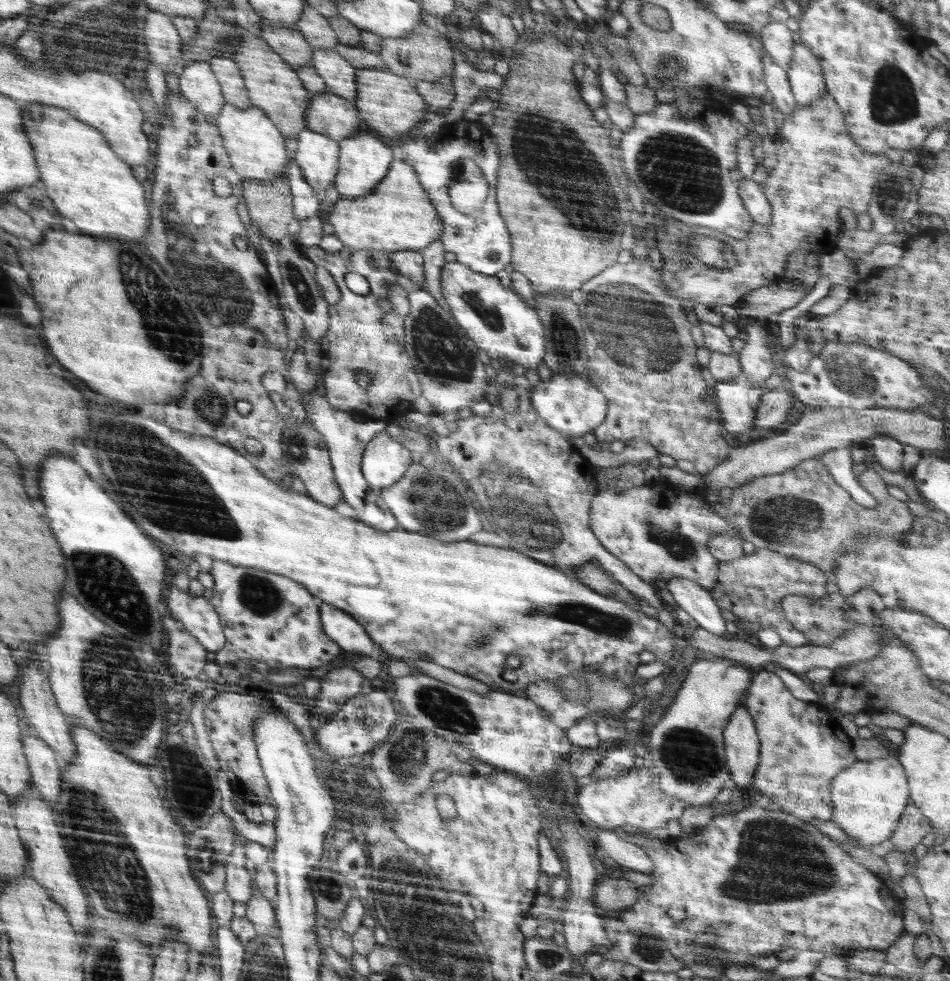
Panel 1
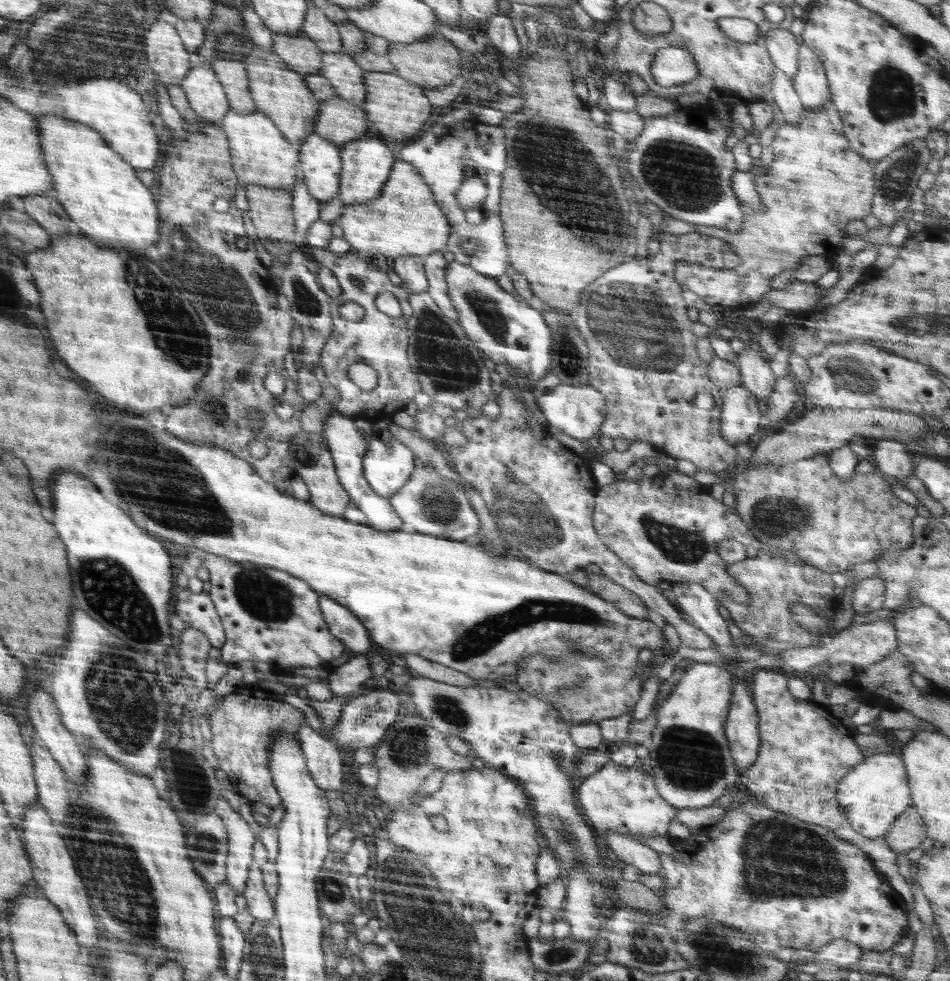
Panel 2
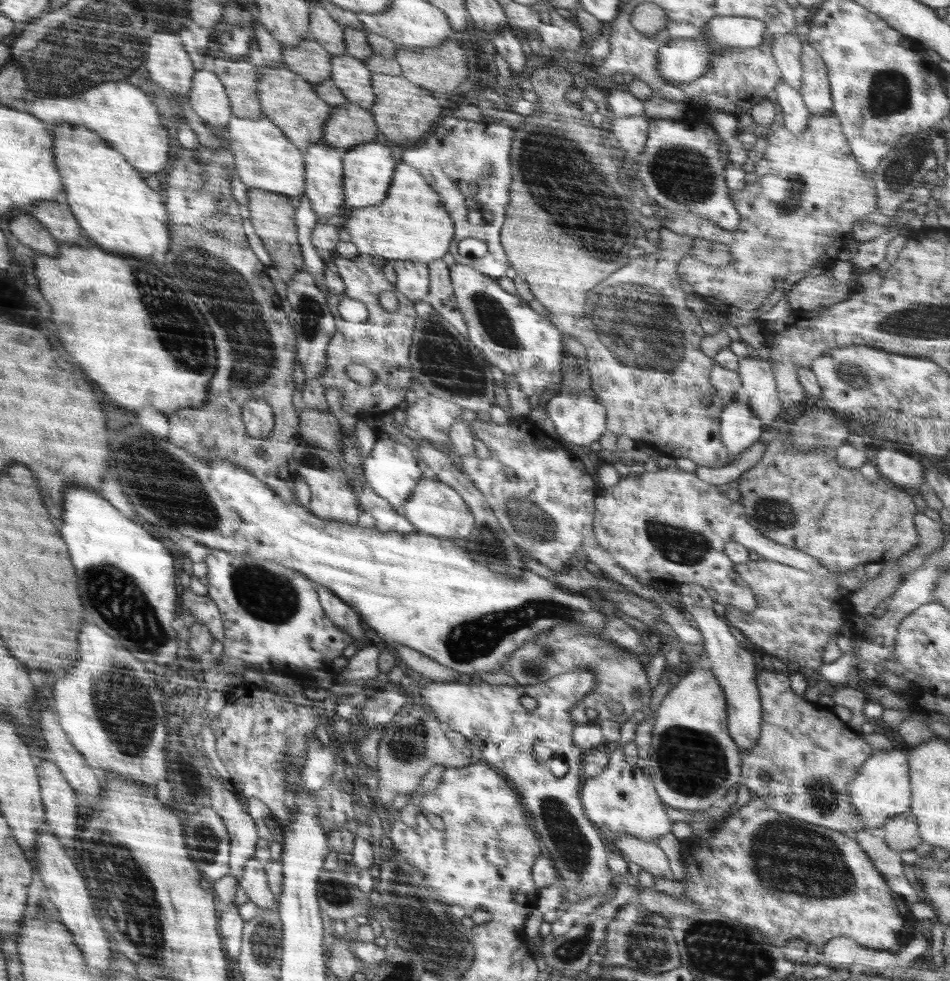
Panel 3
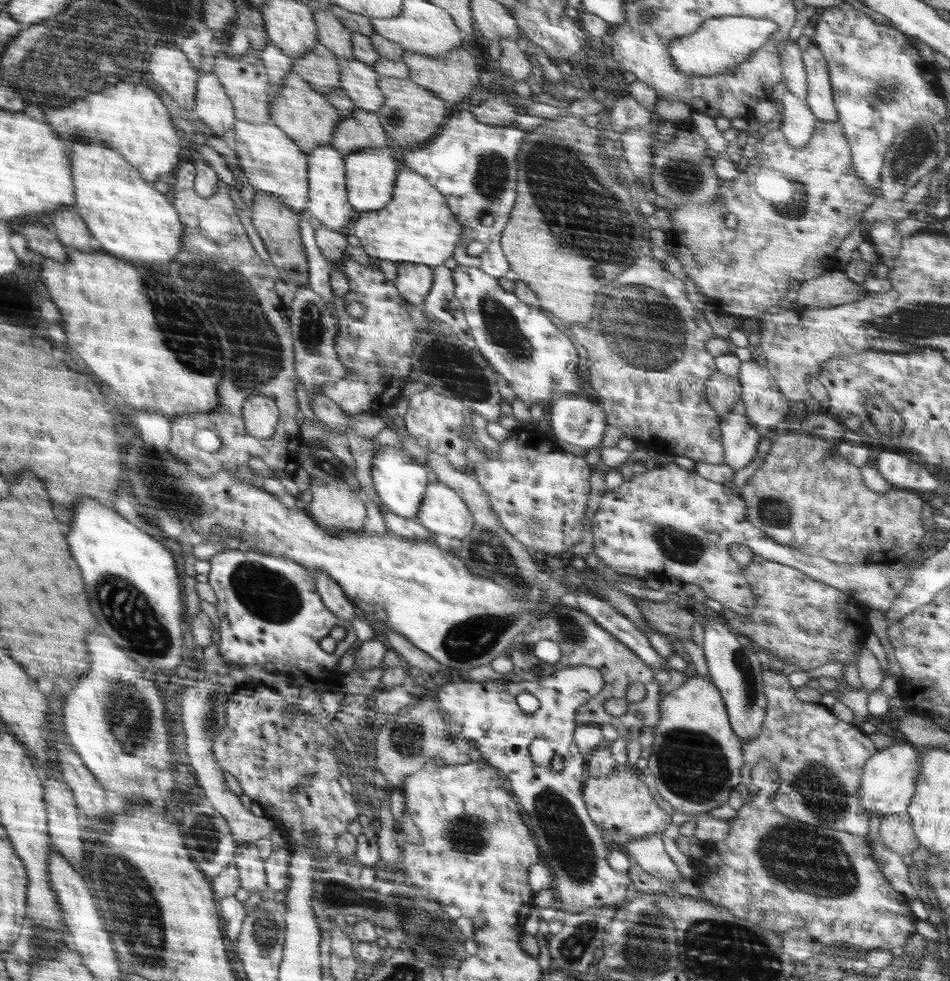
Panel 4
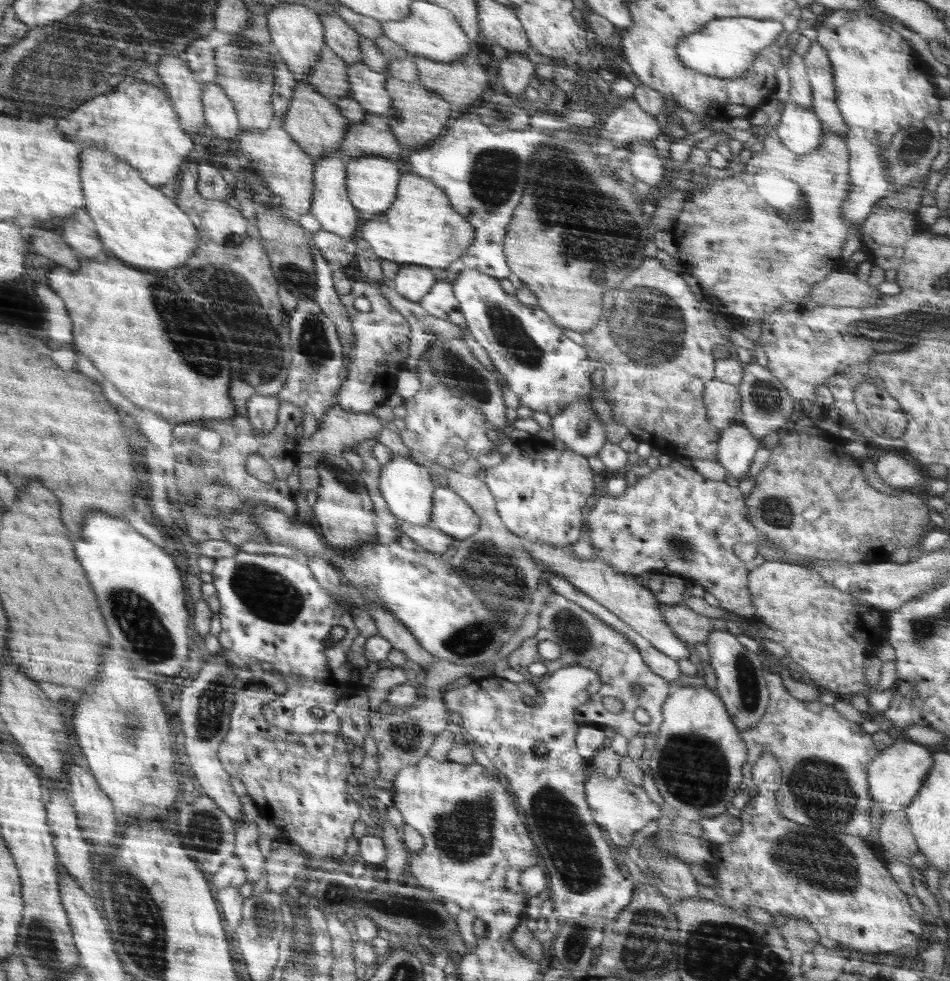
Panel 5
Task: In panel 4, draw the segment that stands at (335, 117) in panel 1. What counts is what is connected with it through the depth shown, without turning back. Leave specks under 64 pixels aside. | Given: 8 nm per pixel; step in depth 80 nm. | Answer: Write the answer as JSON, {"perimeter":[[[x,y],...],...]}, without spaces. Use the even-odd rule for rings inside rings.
{"perimeter":[[[356,107],[348,116],[343,116],[338,124],[335,124],[330,145],[344,156],[348,156],[354,151],[365,148],[392,150],[395,143],[387,137],[375,112]]]}

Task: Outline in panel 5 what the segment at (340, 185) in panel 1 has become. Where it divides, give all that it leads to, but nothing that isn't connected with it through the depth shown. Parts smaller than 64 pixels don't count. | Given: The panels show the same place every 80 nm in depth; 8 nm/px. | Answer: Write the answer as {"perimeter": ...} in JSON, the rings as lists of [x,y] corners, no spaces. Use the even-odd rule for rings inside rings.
{"perimeter":[[[363,156],[346,159],[345,167],[348,196],[350,202],[358,210],[362,221],[373,219],[392,207],[392,203],[396,200],[397,186],[404,166],[396,160],[383,156]]]}

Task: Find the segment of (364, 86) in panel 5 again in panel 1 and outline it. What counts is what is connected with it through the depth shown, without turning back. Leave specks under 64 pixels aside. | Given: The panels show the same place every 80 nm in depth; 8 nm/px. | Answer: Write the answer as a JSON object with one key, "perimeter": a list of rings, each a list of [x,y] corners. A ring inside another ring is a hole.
{"perimeter":[[[333,49],[313,50],[312,67],[324,79],[327,90],[355,102],[357,69]]]}

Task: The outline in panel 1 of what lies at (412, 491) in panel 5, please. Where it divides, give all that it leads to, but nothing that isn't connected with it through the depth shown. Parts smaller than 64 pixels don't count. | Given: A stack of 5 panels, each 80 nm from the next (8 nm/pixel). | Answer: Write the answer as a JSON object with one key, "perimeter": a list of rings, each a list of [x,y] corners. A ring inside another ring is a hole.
{"perimeter":[[[386,432],[379,433],[366,444],[361,470],[374,490],[392,486],[404,476],[412,463],[411,450],[400,445]]]}

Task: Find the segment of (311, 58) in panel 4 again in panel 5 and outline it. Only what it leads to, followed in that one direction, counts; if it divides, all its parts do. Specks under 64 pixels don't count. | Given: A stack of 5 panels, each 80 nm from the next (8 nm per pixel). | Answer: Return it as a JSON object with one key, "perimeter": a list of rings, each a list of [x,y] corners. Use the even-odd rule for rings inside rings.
{"perimeter":[[[324,45],[314,70],[307,76],[307,82],[316,92],[335,102],[350,92],[347,66],[330,47]]]}

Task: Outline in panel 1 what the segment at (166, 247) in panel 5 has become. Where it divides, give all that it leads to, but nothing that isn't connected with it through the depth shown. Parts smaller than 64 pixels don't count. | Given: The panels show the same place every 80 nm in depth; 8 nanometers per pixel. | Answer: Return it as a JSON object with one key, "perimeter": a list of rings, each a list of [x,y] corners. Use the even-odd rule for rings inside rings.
{"perimeter":[[[38,106],[38,114],[22,108],[24,128],[36,151],[40,179],[56,210],[82,232],[94,236],[120,236],[122,240],[142,240],[148,226],[148,206],[144,188],[130,176],[130,166],[109,145],[103,134],[69,114],[66,109]]]}

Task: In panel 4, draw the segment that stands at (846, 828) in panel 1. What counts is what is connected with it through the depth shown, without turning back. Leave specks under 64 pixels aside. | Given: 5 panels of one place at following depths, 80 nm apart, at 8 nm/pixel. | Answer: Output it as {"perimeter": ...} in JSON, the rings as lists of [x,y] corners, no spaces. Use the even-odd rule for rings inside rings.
{"perimeter":[[[908,742],[876,751],[863,766],[861,783],[859,784],[859,803],[867,810],[869,816],[872,812],[880,815],[892,815],[907,812],[911,796],[915,791],[916,777],[919,771],[919,754],[920,751],[916,745]]]}

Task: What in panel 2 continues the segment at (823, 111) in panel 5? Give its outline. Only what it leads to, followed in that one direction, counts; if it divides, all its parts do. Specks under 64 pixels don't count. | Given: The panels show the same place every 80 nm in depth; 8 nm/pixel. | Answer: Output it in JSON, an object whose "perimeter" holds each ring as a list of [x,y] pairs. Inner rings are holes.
{"perimeter":[[[804,43],[799,46],[797,57],[798,72],[791,78],[792,86],[806,109],[820,108],[831,100],[824,66]]]}

